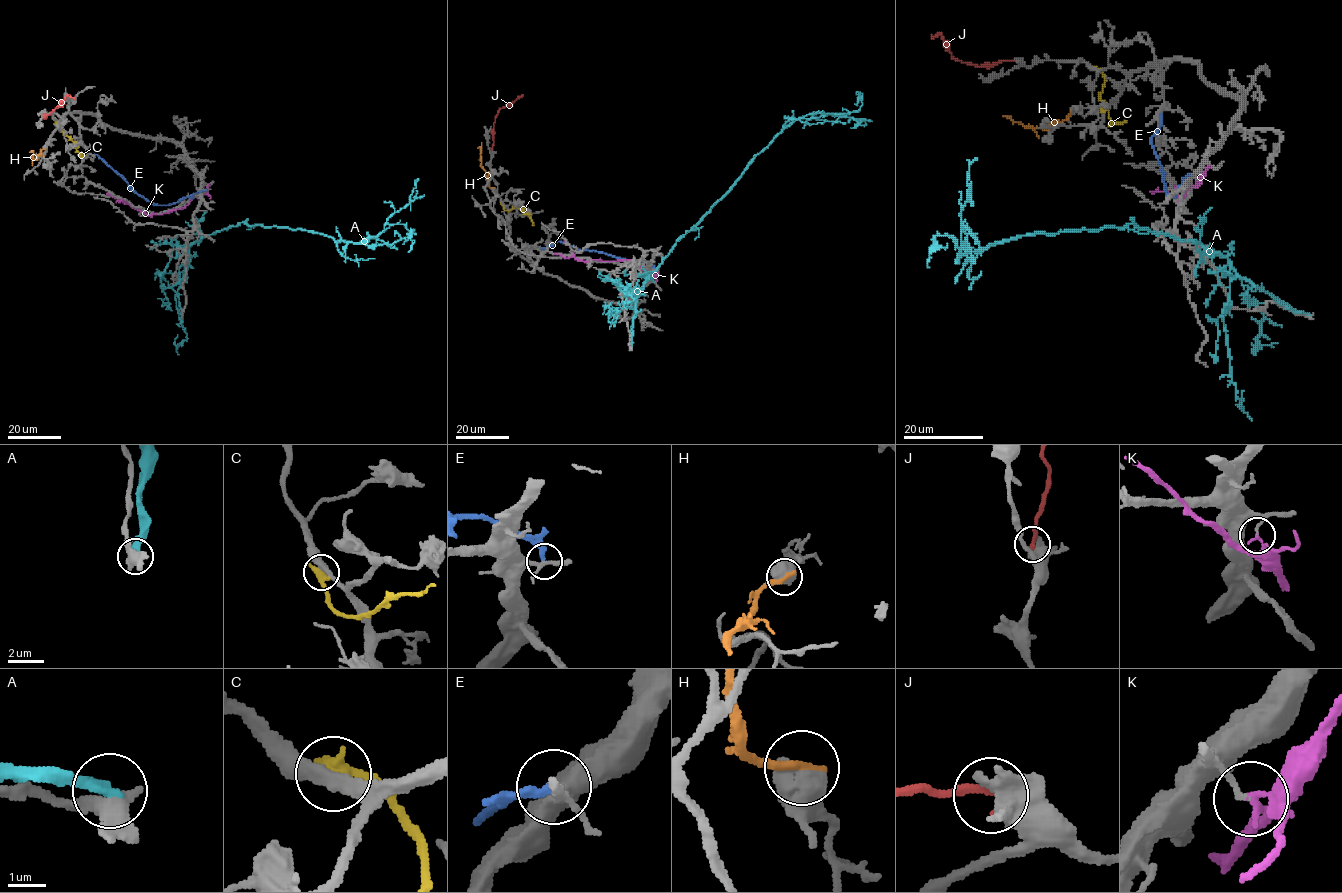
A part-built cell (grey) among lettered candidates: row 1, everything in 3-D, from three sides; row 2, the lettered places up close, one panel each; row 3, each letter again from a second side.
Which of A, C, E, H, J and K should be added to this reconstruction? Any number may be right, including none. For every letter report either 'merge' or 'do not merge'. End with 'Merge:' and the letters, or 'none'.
A: do not merge
C: do not merge
E: do not merge
H: do not merge
J: do not merge
K: do not merge
Merge: none

